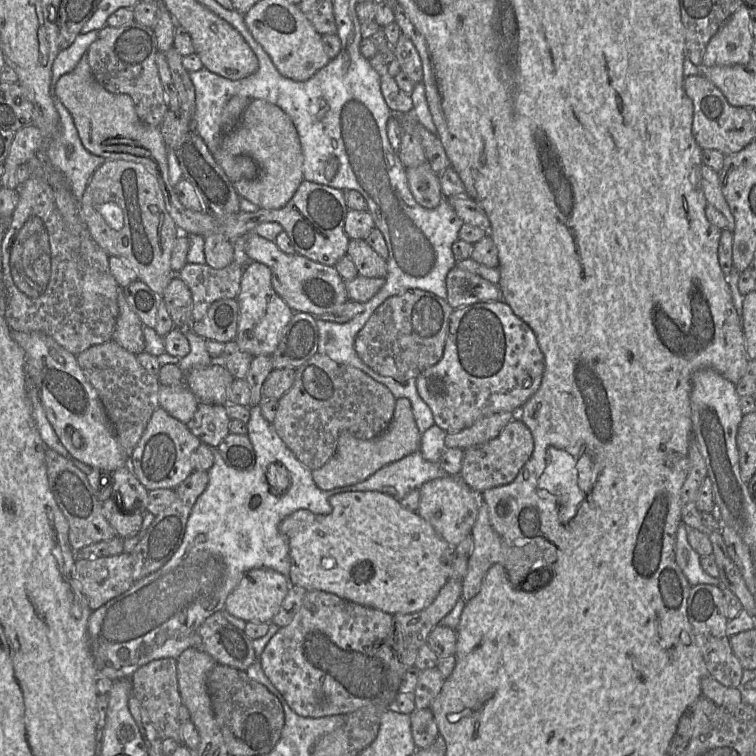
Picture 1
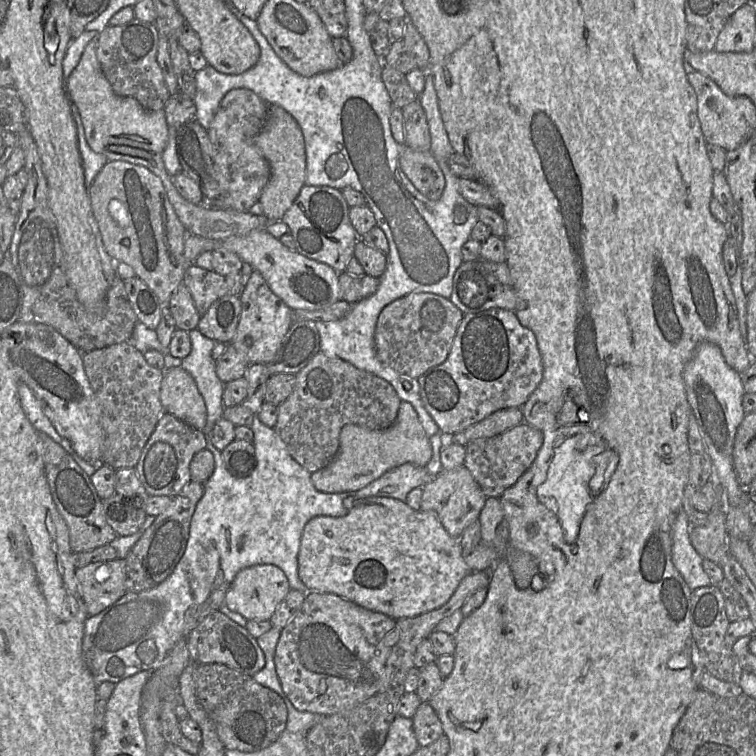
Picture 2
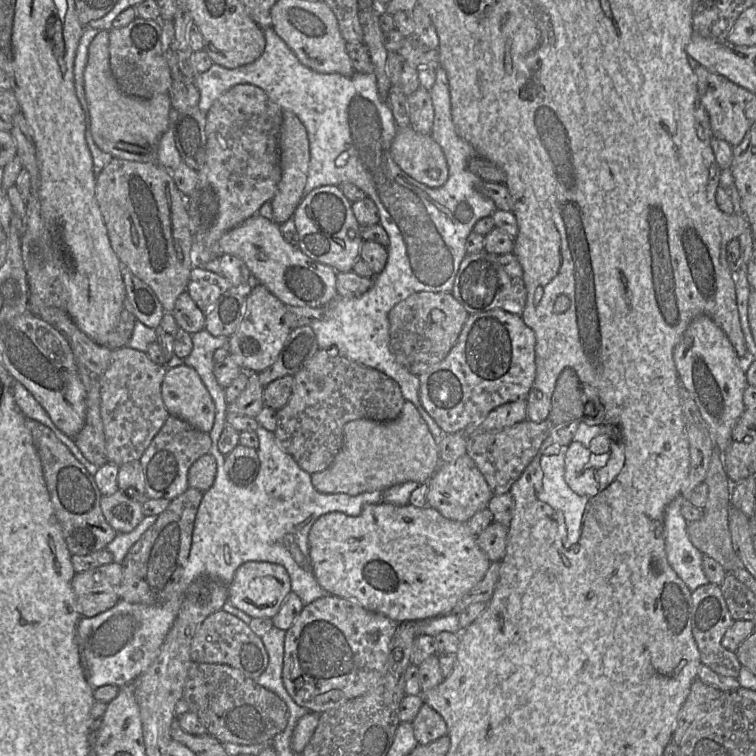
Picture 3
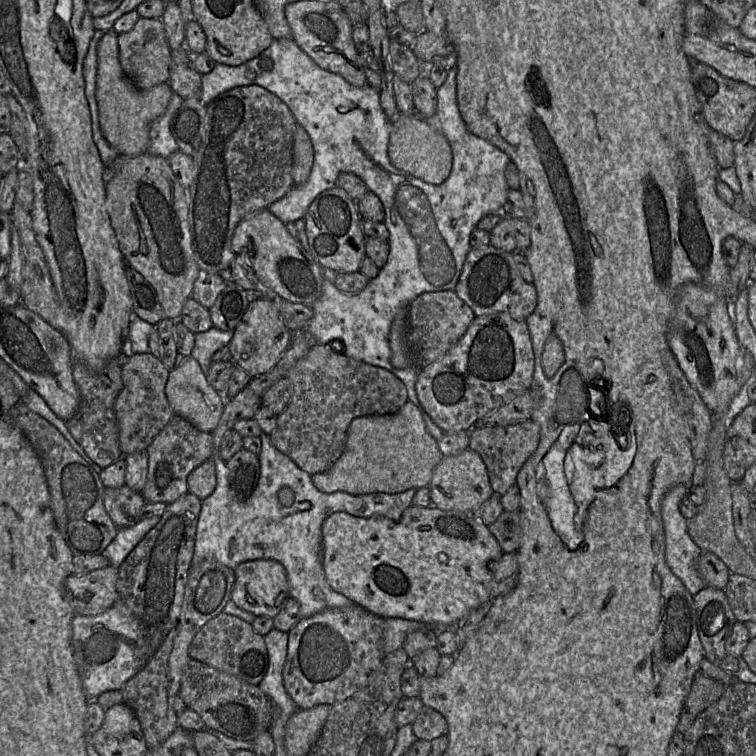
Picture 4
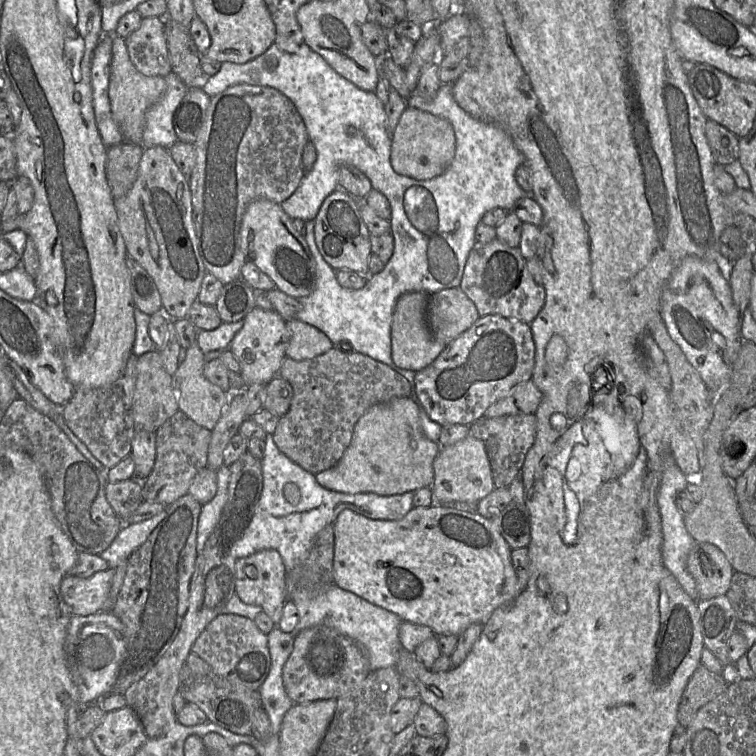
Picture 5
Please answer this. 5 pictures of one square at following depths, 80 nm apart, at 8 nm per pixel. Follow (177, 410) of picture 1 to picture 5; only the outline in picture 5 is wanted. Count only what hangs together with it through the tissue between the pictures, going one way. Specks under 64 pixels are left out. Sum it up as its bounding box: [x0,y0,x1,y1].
[172,342,230,431]

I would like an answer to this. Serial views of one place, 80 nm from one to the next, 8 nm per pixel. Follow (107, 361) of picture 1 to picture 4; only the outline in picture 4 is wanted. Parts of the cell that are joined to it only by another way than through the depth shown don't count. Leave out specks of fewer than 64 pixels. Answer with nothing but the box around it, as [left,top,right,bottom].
[114,352,174,456]

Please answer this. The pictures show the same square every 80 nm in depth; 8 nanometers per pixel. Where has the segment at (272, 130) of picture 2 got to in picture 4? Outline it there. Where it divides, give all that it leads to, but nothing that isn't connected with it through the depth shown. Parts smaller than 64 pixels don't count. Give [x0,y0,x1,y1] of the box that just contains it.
[292,124,314,187]

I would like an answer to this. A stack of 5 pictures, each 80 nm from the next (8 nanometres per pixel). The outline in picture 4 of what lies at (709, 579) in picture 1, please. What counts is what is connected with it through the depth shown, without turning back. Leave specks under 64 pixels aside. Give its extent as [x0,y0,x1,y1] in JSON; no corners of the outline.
[661,485,706,596]

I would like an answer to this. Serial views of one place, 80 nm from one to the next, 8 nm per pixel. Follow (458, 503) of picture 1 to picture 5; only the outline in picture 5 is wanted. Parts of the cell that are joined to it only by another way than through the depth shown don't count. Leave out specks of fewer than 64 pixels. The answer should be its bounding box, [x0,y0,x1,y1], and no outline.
[431,434,495,504]

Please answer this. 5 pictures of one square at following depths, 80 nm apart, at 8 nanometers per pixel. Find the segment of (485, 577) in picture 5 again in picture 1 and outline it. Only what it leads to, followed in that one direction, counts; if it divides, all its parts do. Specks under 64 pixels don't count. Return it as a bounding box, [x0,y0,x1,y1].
[279,490,454,615]

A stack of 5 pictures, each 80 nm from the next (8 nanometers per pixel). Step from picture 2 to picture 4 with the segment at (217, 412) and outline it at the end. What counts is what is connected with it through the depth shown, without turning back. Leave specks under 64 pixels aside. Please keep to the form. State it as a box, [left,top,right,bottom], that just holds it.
[190,327,234,374]

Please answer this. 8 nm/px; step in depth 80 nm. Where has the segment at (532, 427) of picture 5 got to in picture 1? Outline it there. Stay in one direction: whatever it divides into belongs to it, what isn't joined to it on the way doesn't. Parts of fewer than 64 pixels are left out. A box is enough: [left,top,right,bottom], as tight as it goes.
[458,416,534,493]

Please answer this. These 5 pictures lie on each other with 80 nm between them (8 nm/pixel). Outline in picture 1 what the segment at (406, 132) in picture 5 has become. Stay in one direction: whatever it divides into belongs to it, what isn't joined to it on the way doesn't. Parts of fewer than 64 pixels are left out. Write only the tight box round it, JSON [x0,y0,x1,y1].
[406,164,442,209]

